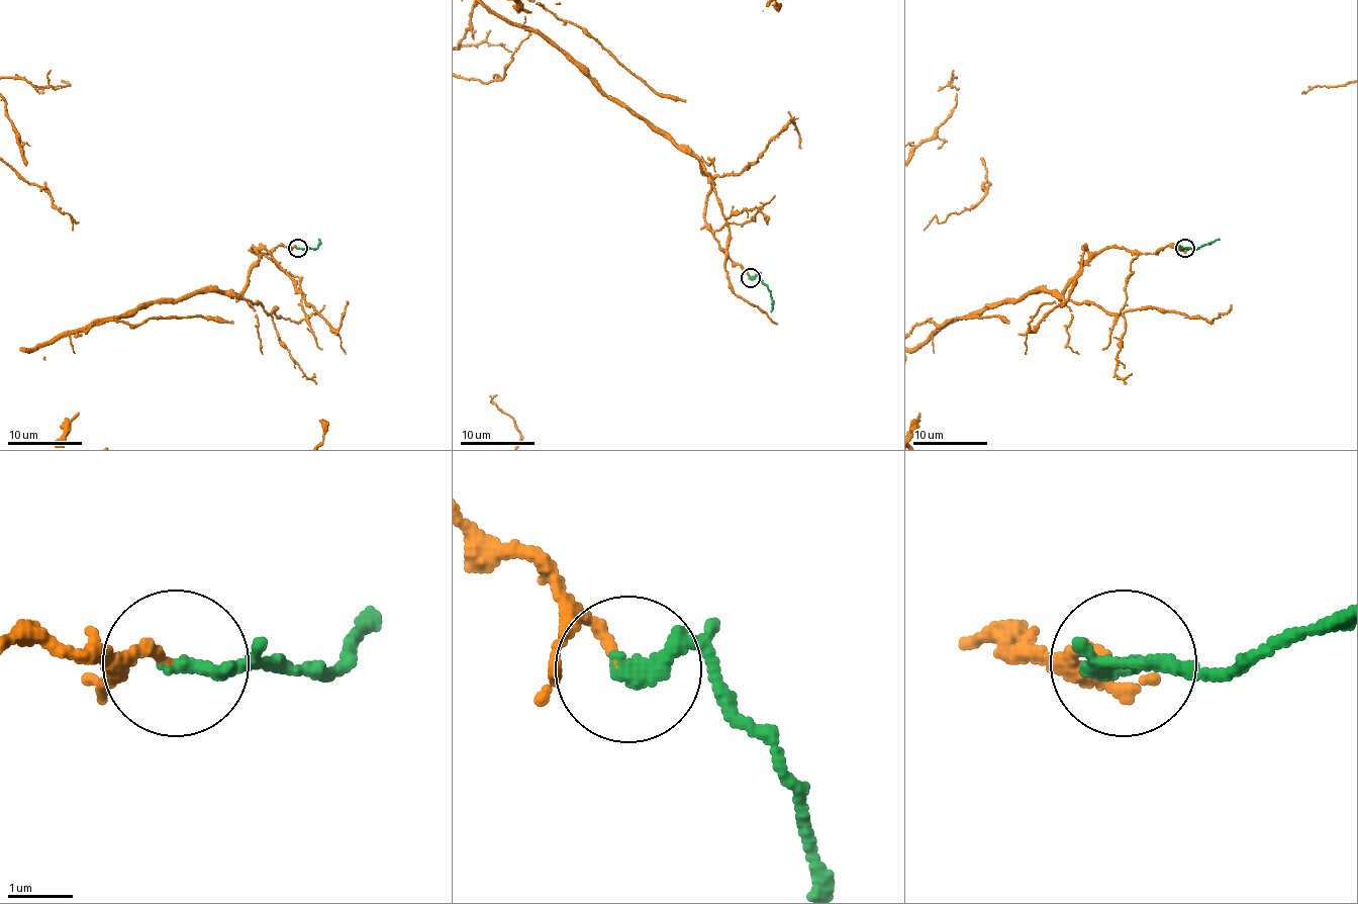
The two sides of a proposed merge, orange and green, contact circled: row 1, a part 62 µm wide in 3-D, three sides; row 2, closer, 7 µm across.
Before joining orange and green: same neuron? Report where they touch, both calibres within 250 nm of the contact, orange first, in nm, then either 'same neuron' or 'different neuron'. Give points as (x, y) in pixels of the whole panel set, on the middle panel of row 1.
(751, 277) | 150/280 nm | same neuron

